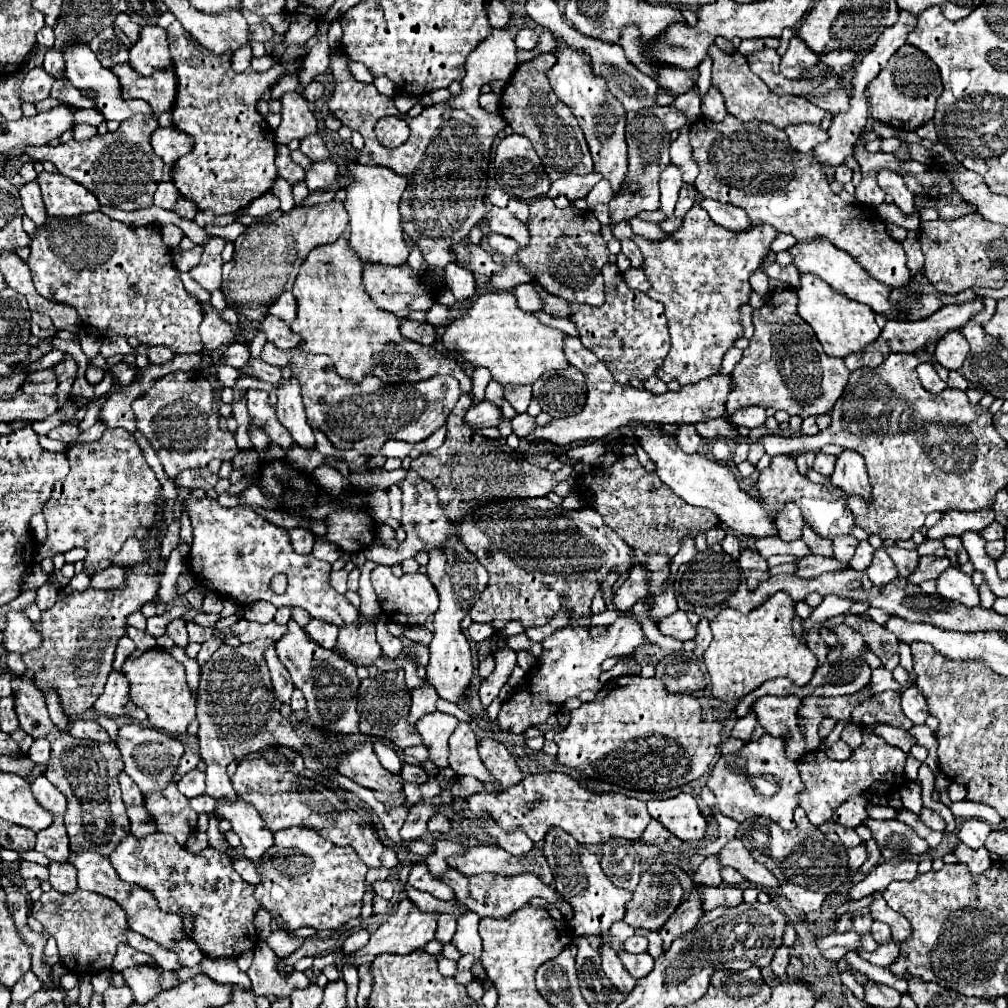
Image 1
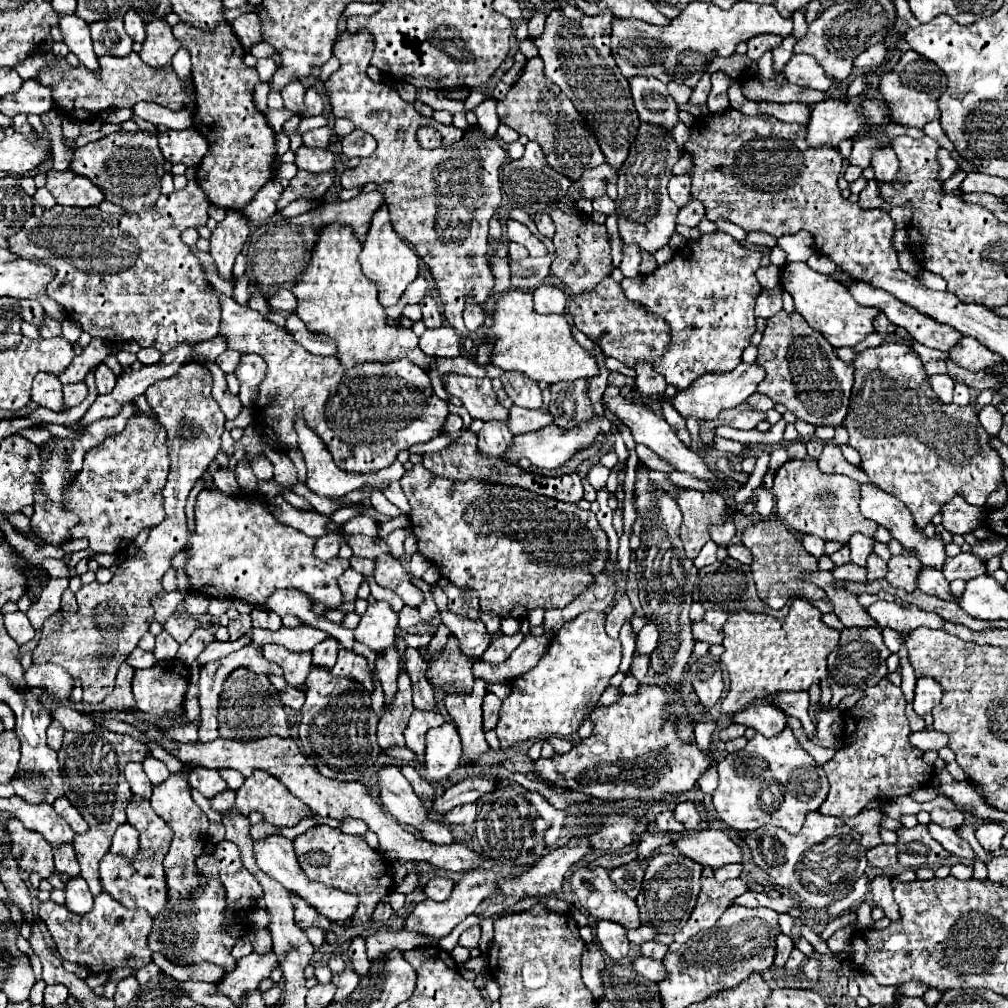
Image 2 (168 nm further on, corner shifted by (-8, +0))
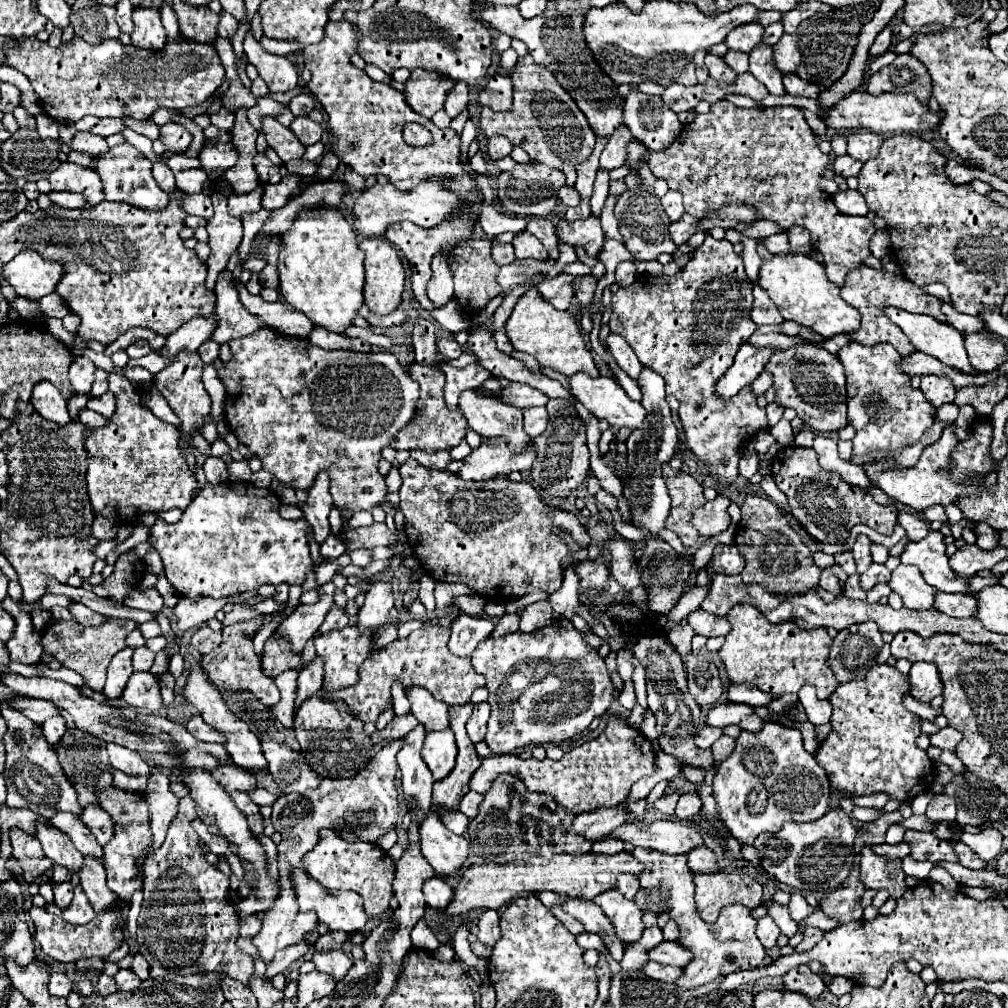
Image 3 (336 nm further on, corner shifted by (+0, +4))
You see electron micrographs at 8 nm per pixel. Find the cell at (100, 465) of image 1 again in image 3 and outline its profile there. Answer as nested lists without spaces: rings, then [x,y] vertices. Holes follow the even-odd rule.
[[[109,374],[109,390],[117,396],[117,410],[111,424],[97,428],[85,440],[89,458],[87,494],[95,518],[126,522],[140,512],[161,512],[171,508],[185,510],[197,490],[185,458],[177,450],[177,428],[159,420],[141,404],[137,388],[119,374]],[[134,513],[134,515],[132,515]]]

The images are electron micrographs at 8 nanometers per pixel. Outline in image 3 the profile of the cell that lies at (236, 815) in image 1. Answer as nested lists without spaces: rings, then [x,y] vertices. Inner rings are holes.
[[[289,868],[289,876],[291,876],[291,886],[295,890],[297,896],[297,904],[301,912],[313,910],[319,918],[319,922],[327,924],[329,930],[343,930],[343,932],[355,932],[361,930],[367,924],[367,914],[363,910],[363,902],[361,896],[357,892],[349,892],[349,890],[329,890],[325,886],[321,886],[315,878],[311,878],[305,870],[301,868]]]

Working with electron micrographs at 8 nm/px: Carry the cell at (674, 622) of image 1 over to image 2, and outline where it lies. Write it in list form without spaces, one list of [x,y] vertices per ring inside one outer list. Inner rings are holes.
[[[705,620],[703,622],[697,622],[693,624],[693,636],[697,640],[703,640],[707,644],[721,644],[723,642],[723,630],[715,630],[711,624],[707,624]]]

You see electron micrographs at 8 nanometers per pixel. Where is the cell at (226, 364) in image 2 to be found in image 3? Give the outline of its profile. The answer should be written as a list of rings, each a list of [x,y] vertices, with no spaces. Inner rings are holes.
[[[203,342],[201,344],[201,350],[199,350],[199,356],[205,364],[213,364],[217,358],[219,358],[219,344],[217,342]]]

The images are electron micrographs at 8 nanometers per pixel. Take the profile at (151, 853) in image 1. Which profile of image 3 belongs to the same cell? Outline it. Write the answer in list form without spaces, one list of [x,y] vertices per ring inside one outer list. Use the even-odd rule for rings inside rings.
[[[89,806],[89,810],[83,810],[81,818],[85,818],[85,824],[91,828],[101,846],[105,846],[113,838],[113,820],[103,808]]]

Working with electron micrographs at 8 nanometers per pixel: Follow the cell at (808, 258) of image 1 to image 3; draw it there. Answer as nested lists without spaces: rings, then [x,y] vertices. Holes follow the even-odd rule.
[[[893,306],[885,308],[885,316],[903,330],[903,334],[919,352],[935,356],[947,366],[957,366],[957,370],[965,370],[967,374],[977,372],[971,368],[963,348],[963,334],[959,334],[951,324],[939,322],[933,316],[911,314]]]

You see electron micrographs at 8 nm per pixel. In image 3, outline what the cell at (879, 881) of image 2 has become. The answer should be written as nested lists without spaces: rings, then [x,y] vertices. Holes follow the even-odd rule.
[[[869,846],[861,852],[861,882],[873,890],[887,890],[891,898],[901,898],[907,890],[901,860],[877,856]]]

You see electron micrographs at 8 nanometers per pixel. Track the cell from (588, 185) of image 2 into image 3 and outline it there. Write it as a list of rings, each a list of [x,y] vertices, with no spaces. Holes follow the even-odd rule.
[[[619,126],[619,130],[615,132],[613,140],[607,142],[605,150],[601,152],[601,170],[613,170],[613,168],[619,168],[623,166],[623,160],[625,160],[625,146],[627,142],[631,140],[633,136],[629,134],[629,130],[625,126]]]

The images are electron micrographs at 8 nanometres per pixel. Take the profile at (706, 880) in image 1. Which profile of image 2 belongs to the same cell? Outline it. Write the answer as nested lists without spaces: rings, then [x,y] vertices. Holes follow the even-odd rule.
[[[705,868],[701,876],[701,894],[697,898],[697,906],[687,920],[687,924],[675,934],[675,942],[687,942],[691,936],[695,936],[701,930],[713,928],[721,914],[733,904],[733,898],[745,894],[749,886],[737,878],[727,882],[717,882],[713,876],[713,868]]]

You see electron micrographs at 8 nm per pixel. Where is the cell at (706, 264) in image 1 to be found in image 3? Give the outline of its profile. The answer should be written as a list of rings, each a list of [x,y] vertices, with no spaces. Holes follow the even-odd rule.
[[[711,234],[705,236],[705,242],[693,252],[693,258],[687,266],[675,276],[649,276],[641,274],[627,288],[613,284],[611,292],[611,322],[609,328],[613,334],[623,336],[629,346],[635,350],[637,358],[663,376],[667,394],[679,400],[679,418],[685,430],[687,446],[691,452],[703,460],[713,476],[719,478],[719,484],[735,482],[737,462],[739,462],[739,444],[757,434],[757,430],[767,428],[765,410],[757,406],[757,398],[751,387],[743,388],[729,400],[717,400],[713,394],[713,380],[719,378],[731,364],[743,342],[755,332],[755,322],[749,316],[753,306],[753,282],[747,280],[743,270],[743,258],[735,254],[729,240],[715,240]]]

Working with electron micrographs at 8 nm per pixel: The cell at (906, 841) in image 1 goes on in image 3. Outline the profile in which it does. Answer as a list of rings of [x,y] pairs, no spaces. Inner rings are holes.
[[[907,830],[905,836],[903,836],[903,842],[911,848],[909,856],[913,860],[929,860],[933,864],[937,864],[937,862],[957,862],[957,854],[953,852],[951,844],[935,838],[929,832]]]

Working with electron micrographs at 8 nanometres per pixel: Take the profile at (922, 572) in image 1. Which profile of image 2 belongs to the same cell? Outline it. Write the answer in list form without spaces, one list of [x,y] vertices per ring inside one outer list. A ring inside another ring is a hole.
[[[961,552],[955,558],[947,558],[943,568],[943,576],[947,578],[947,582],[953,582],[957,578],[967,582],[969,578],[977,578],[985,572],[987,572],[987,562],[971,552]]]

